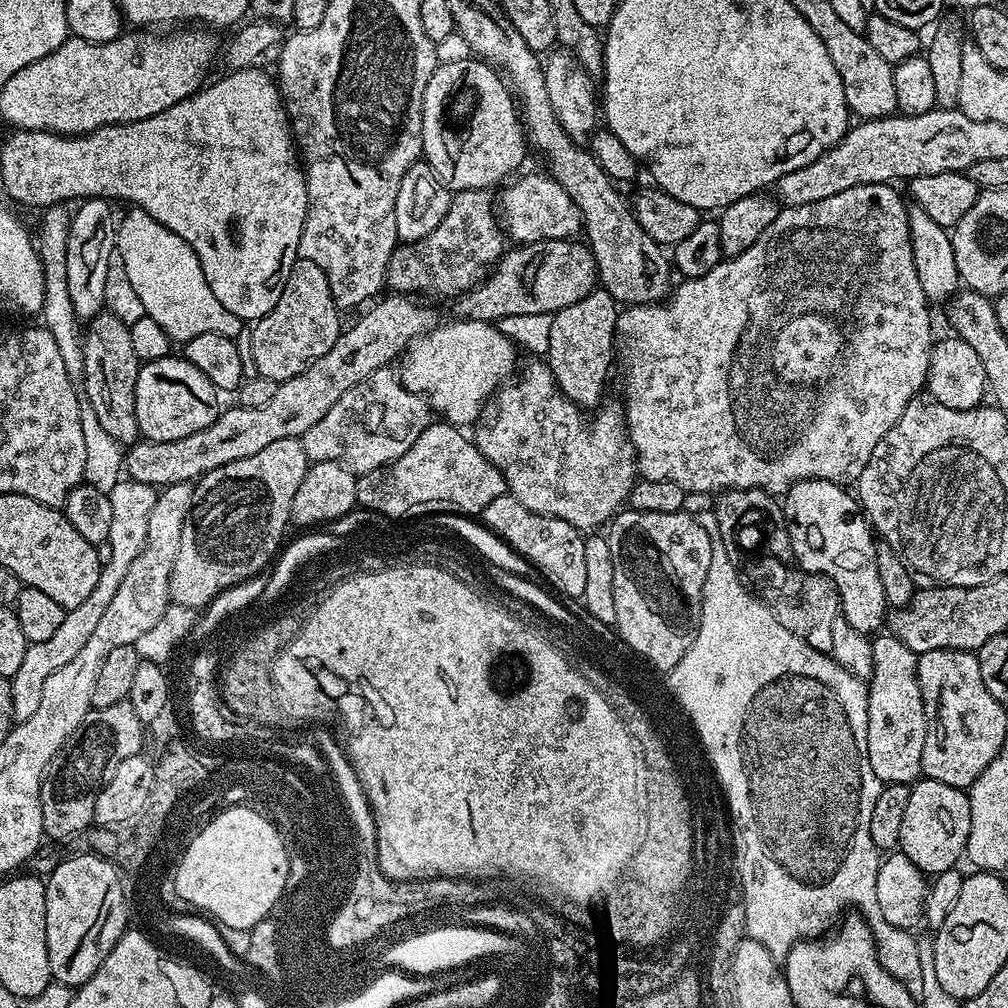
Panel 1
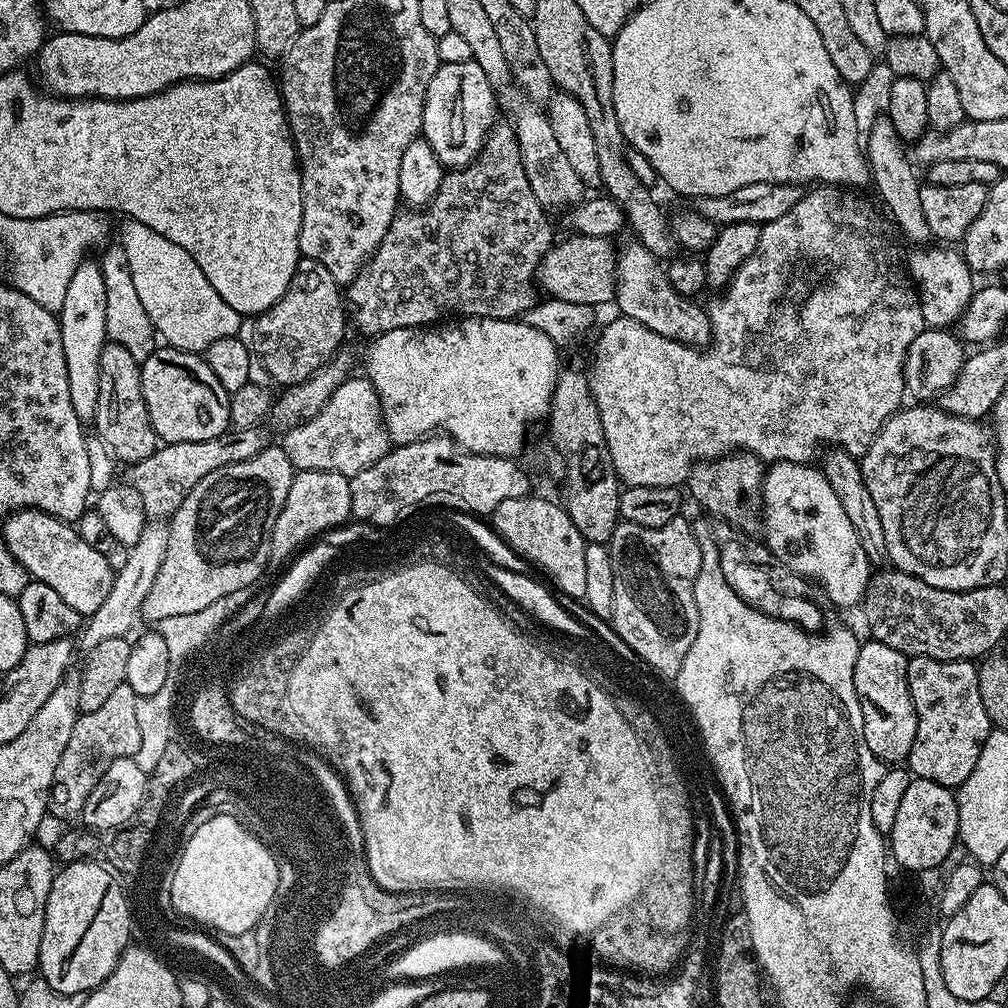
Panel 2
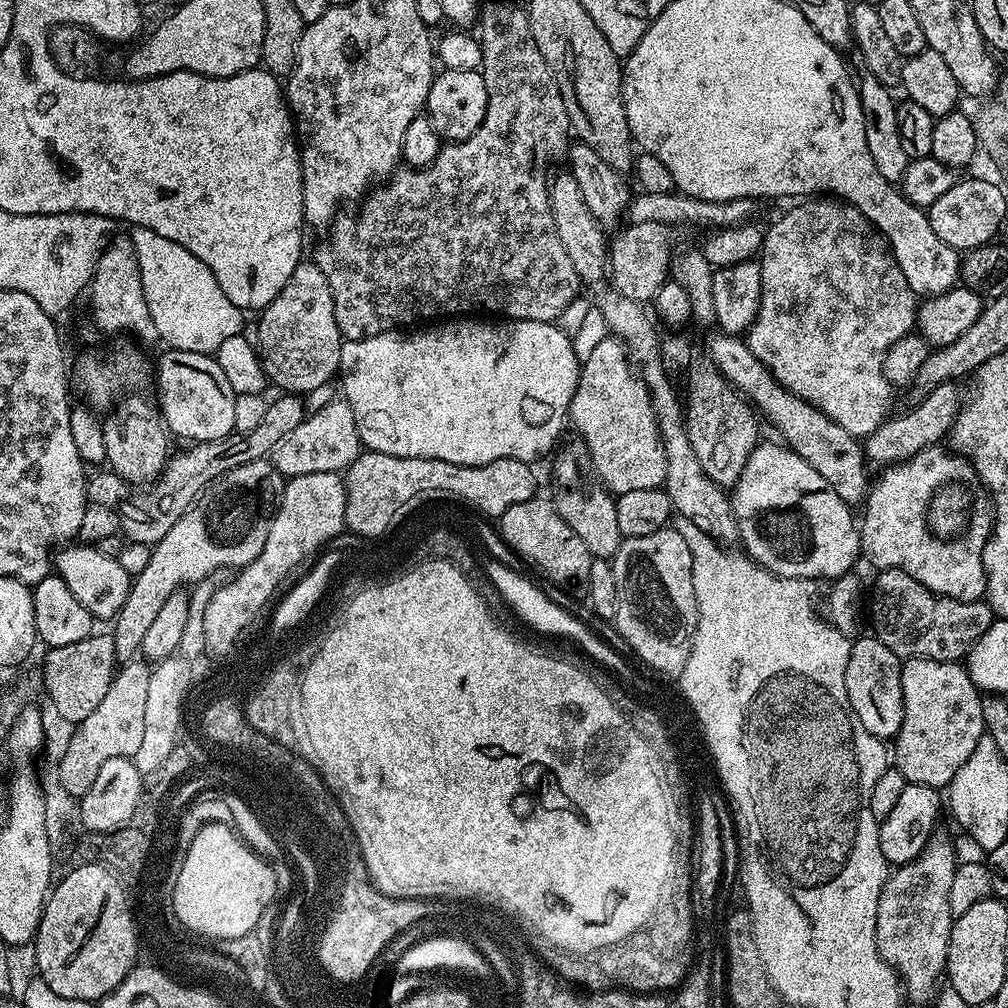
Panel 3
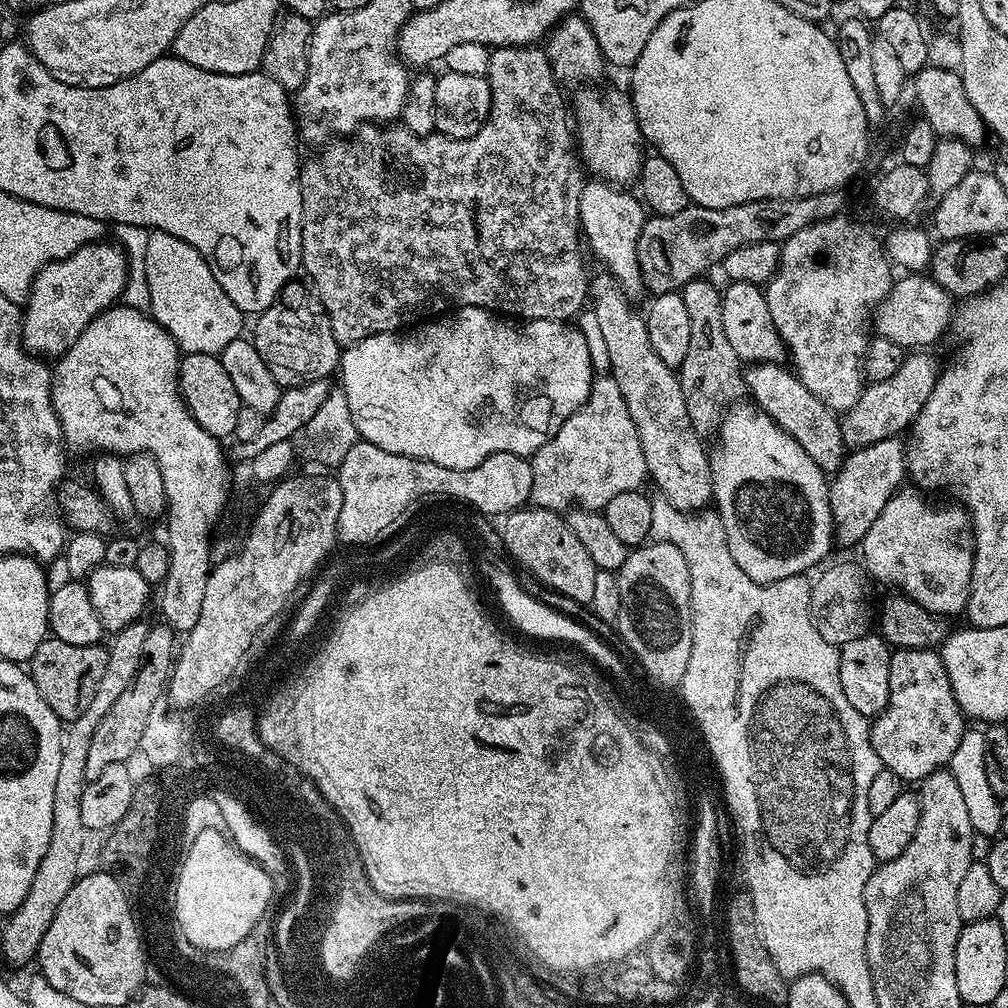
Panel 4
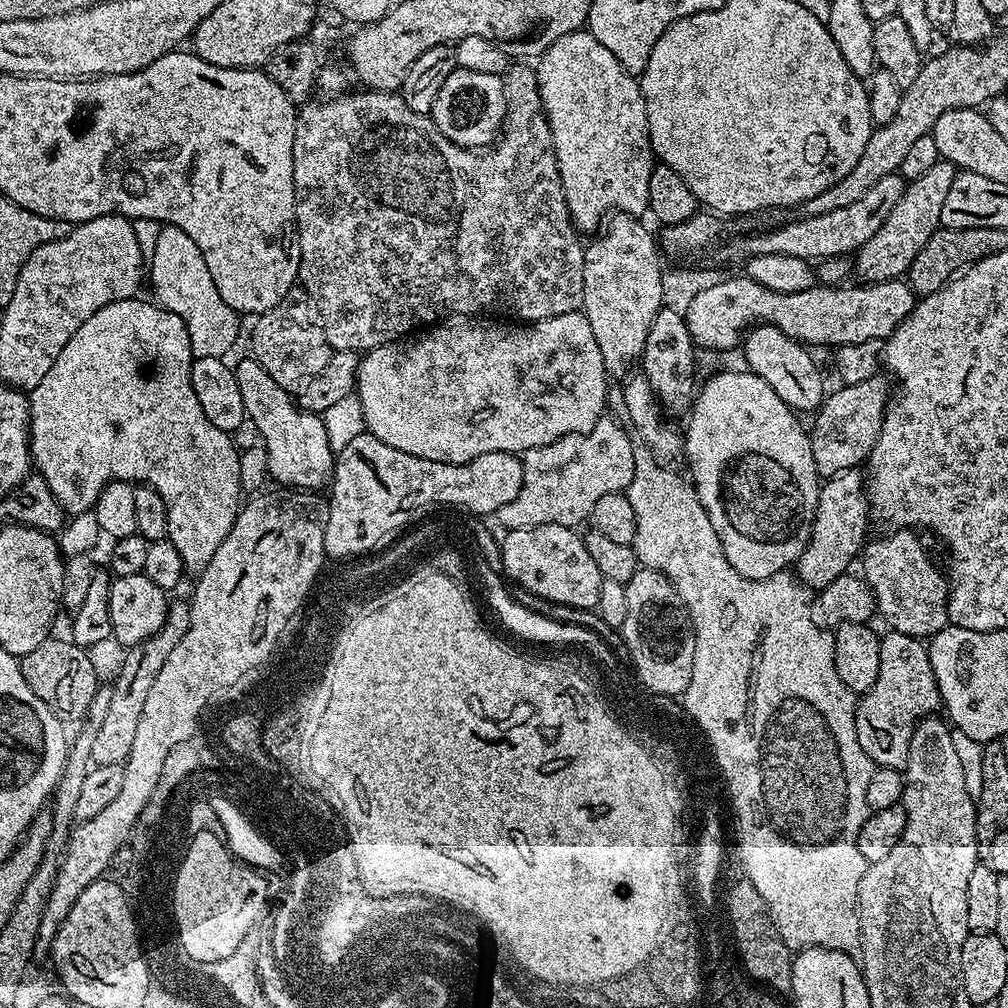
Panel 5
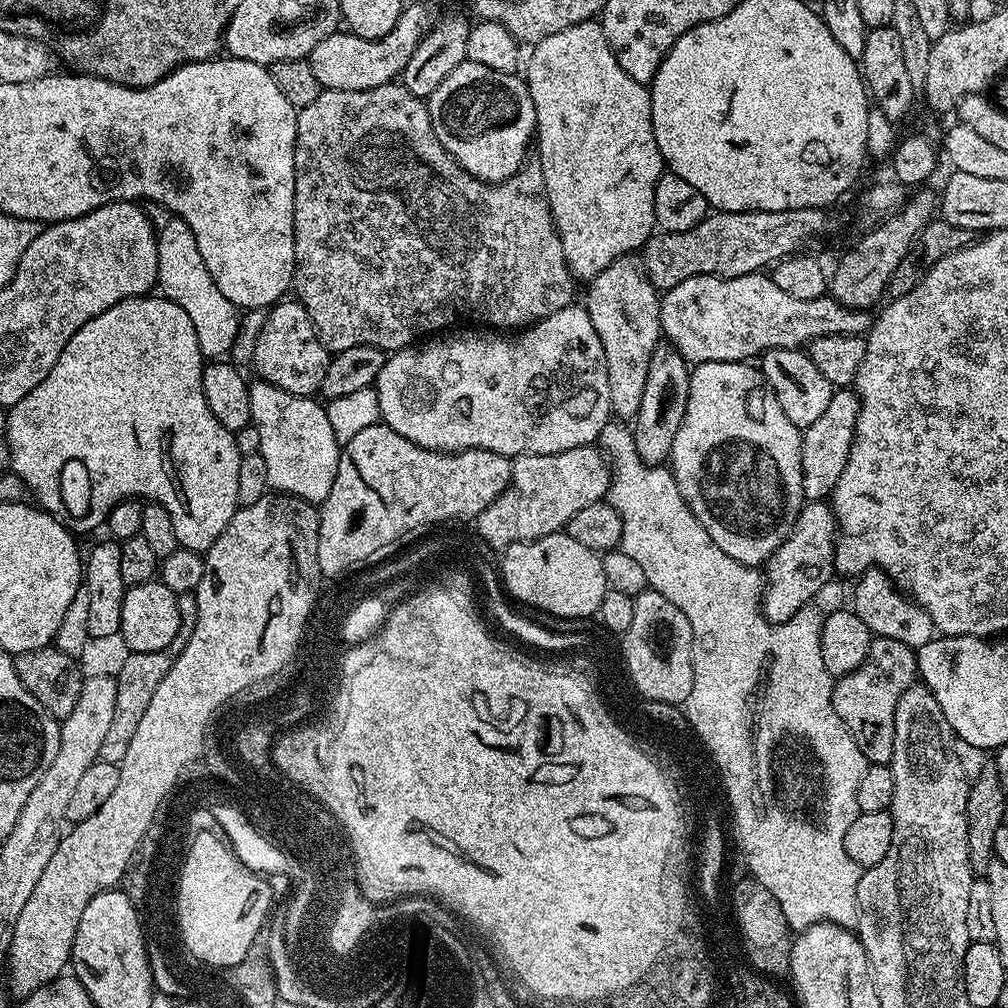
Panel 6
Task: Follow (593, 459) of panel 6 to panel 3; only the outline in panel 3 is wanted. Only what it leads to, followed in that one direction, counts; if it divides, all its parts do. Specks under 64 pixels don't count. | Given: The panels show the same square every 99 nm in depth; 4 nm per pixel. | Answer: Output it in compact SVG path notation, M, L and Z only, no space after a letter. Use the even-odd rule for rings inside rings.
M608 334L605 340L595 347L595 351L591 352L591 357L581 363L578 386L568 407L568 420L571 427L573 424L577 434L584 439L582 444L587 455L596 459L595 475L608 492L619 494L626 490L650 490L663 485L666 478L666 454L660 441L652 399L637 369L630 363L625 345L615 336Z

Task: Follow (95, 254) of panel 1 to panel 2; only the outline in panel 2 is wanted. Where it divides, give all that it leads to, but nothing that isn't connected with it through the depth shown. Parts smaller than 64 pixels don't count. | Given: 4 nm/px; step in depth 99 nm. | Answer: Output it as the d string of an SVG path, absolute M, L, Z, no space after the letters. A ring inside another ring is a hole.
M86 258L76 268L68 285L65 299L57 315L62 334L62 354L66 358L66 383L74 414L82 422L96 419L98 410L98 370L102 350L108 340L106 330L106 289L100 265Z

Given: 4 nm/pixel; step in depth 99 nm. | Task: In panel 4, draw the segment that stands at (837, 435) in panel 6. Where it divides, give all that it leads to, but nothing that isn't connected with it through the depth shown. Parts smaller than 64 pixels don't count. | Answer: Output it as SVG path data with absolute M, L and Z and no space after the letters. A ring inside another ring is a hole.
M928 350L913 351L905 355L902 366L898 366L898 371L886 378L886 382L871 382L865 387L858 402L854 402L854 406L839 417L842 438L849 449L865 448L874 442L899 437L900 431L911 425L922 406L926 406L942 371L932 354Z

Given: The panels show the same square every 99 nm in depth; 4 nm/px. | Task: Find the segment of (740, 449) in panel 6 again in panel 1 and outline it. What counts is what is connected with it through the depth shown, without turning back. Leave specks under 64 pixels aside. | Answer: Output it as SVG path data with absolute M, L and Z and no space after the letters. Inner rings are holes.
M803 480L783 493L782 507L784 518L788 521L795 563L803 571L827 576L840 594L840 611L846 622L850 622L854 630L872 634L886 620L882 582L878 578L874 532L857 497L853 493L851 496L848 490L834 482Z

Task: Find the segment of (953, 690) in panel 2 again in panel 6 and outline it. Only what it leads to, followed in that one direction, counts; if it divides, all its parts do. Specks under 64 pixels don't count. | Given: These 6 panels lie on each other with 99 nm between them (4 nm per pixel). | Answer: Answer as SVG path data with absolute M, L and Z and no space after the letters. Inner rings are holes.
M873 636L870 650L858 666L850 674L839 677L832 685L832 705L842 718L846 730L858 742L858 750L869 764L891 765L894 754L894 710L898 706L898 698L906 694L906 690L917 683L916 653L906 642L894 642L894 638Z

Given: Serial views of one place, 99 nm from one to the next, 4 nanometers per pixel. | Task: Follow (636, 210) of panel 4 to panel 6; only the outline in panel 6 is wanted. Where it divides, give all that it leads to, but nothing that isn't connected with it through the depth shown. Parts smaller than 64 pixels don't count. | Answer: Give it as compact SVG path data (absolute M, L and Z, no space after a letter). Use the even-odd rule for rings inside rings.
M621 258L610 266L606 266L598 275L593 276L588 288L586 307L590 314L590 322L598 334L598 342L602 342L602 350L606 354L606 374L610 382L611 415L624 422L635 420L638 406L642 406L642 389L646 387L646 374L650 374L650 358L654 358L654 350L662 343L660 330L661 293L644 275L643 267L632 258Z

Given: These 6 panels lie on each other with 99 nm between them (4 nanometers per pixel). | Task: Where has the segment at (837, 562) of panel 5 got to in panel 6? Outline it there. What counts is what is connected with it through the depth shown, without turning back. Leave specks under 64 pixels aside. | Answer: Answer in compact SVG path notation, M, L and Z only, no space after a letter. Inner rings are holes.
M823 500L805 503L800 509L792 533L772 551L772 557L763 565L764 595L760 597L760 611L771 624L781 624L798 610L809 607L812 600L836 572L836 538L838 525L831 507Z

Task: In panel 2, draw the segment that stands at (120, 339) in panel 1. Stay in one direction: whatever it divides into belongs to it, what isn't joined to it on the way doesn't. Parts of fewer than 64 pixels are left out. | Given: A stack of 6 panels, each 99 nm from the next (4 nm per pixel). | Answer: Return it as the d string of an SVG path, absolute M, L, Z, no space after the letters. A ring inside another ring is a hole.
M105 343L98 370L95 435L106 445L113 457L125 465L137 464L142 458L150 458L150 454L154 454L158 447L156 431L150 422L146 402L142 398L140 365L141 363L135 360L126 346Z

